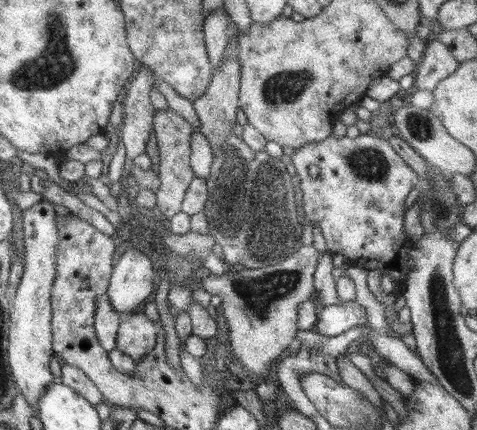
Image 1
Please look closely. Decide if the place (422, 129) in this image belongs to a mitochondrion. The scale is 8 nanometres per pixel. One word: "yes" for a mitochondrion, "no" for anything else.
yes

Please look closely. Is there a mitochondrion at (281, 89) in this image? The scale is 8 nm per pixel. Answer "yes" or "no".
yes

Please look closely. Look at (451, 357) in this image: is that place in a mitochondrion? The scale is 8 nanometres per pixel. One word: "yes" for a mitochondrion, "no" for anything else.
yes

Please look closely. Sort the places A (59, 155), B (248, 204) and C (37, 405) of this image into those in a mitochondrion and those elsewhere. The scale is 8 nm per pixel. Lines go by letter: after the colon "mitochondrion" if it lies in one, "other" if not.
A: other
B: mitochondrion
C: other

